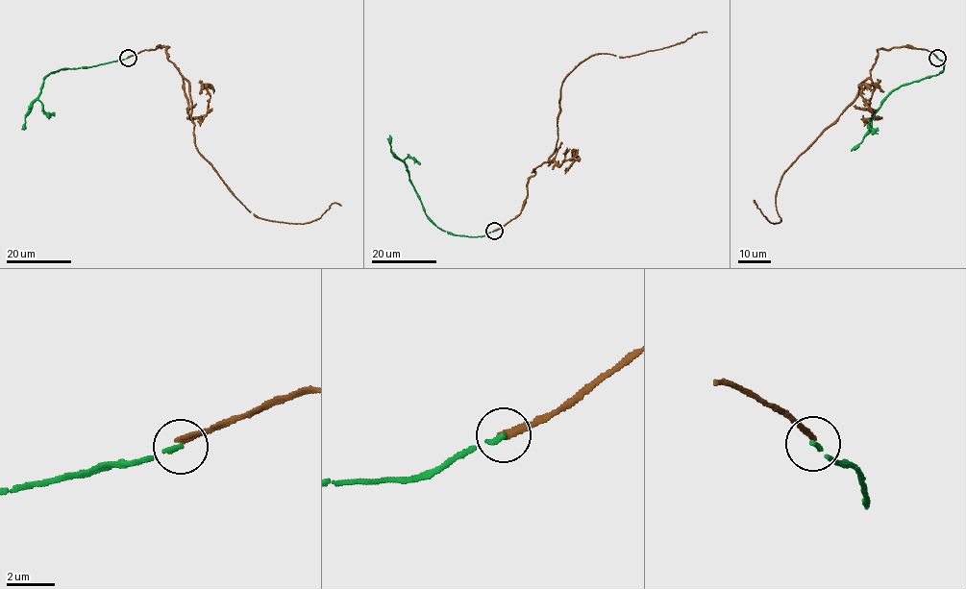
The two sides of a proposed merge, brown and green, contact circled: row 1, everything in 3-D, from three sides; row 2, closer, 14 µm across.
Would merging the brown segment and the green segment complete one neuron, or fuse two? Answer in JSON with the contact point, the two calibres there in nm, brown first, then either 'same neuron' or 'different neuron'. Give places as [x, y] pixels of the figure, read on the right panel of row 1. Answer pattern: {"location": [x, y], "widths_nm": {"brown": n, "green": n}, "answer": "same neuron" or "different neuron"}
{"location": [937, 58], "widths_nm": {"brown": 200, "green": 190}, "answer": "different neuron"}

